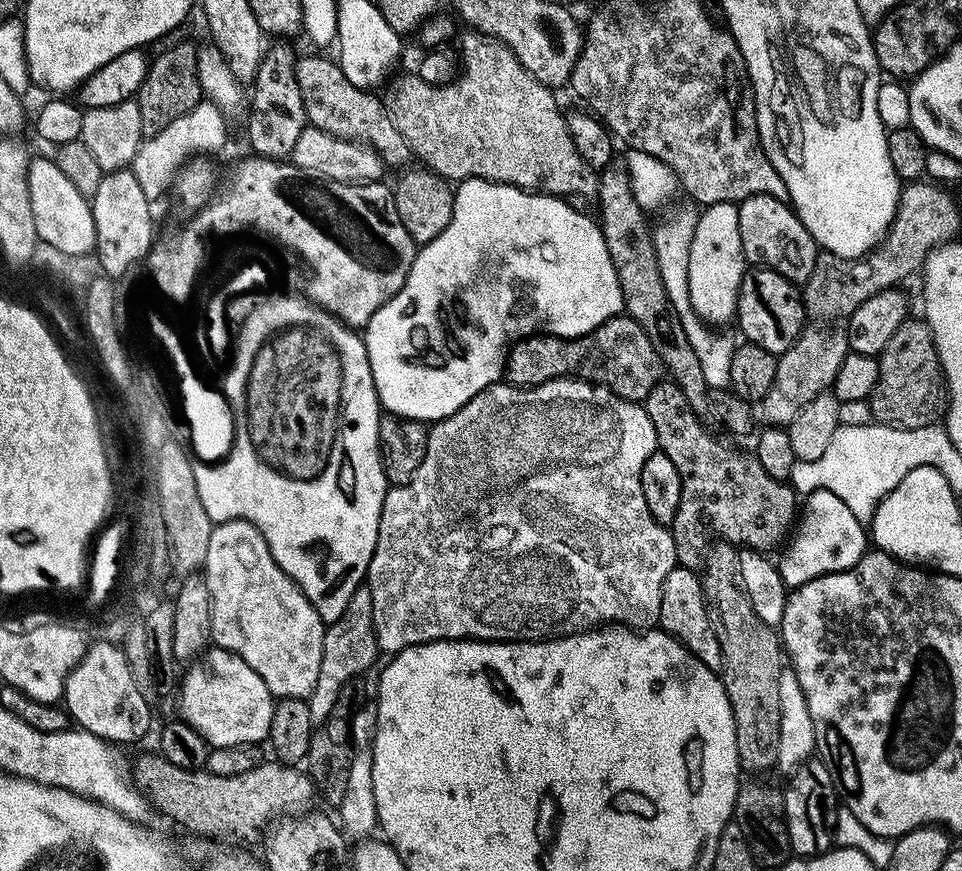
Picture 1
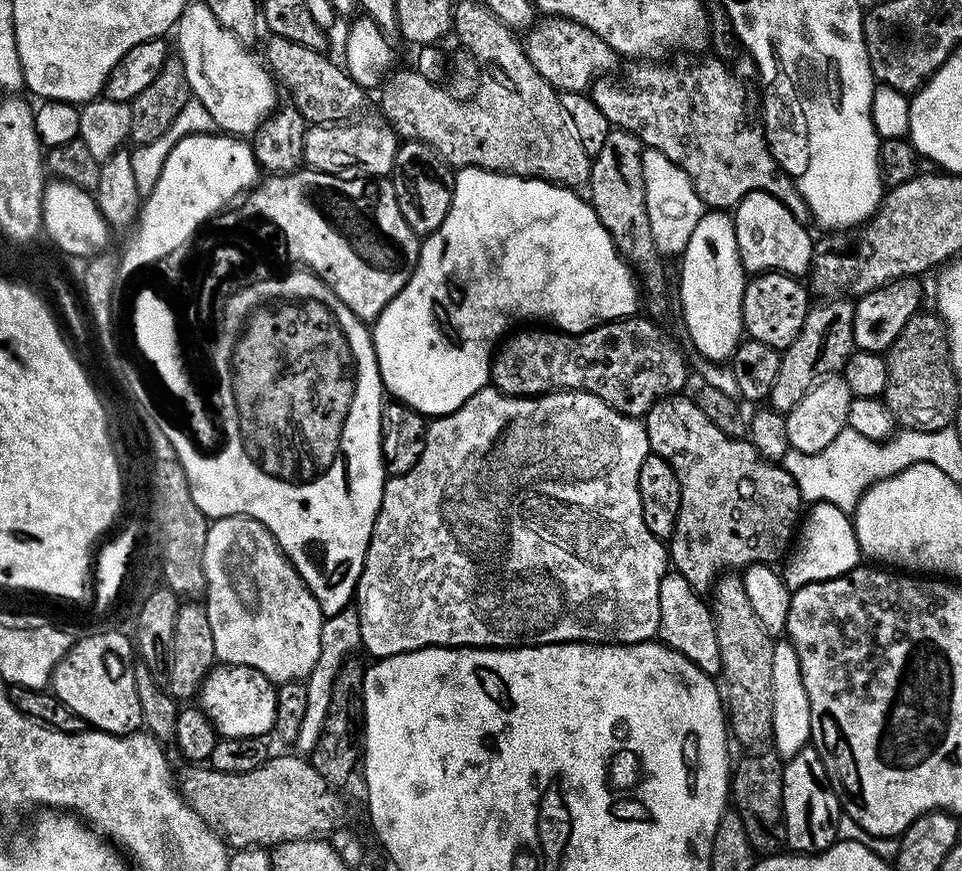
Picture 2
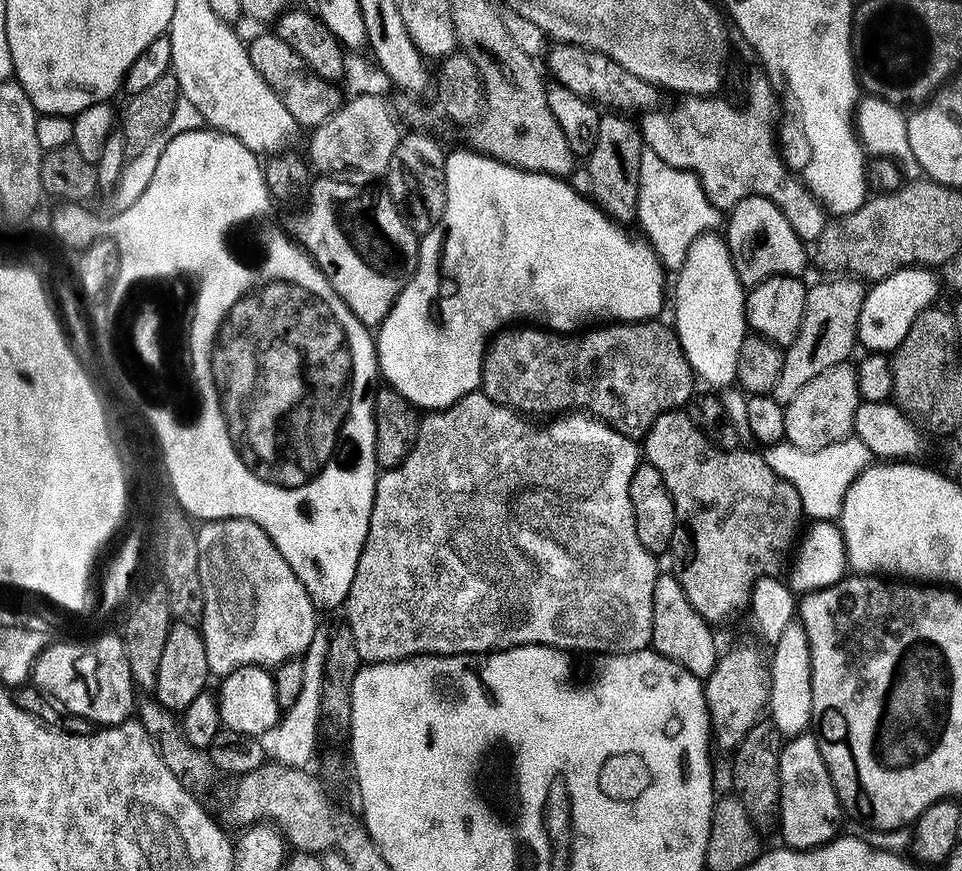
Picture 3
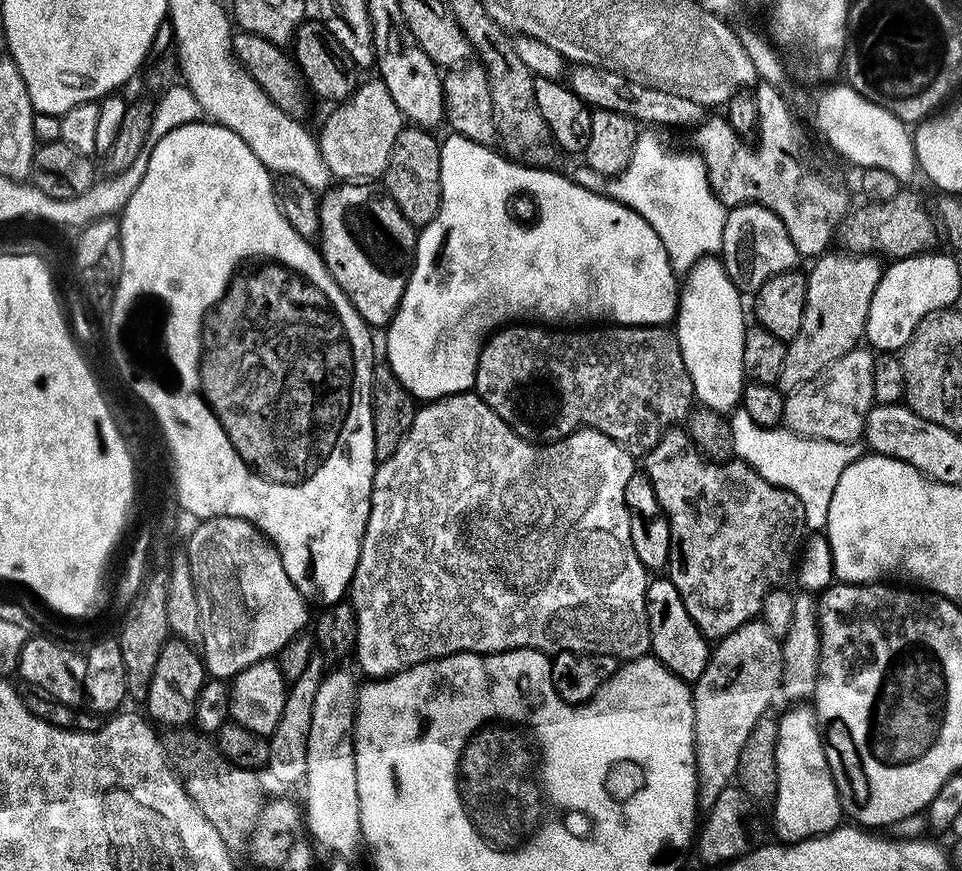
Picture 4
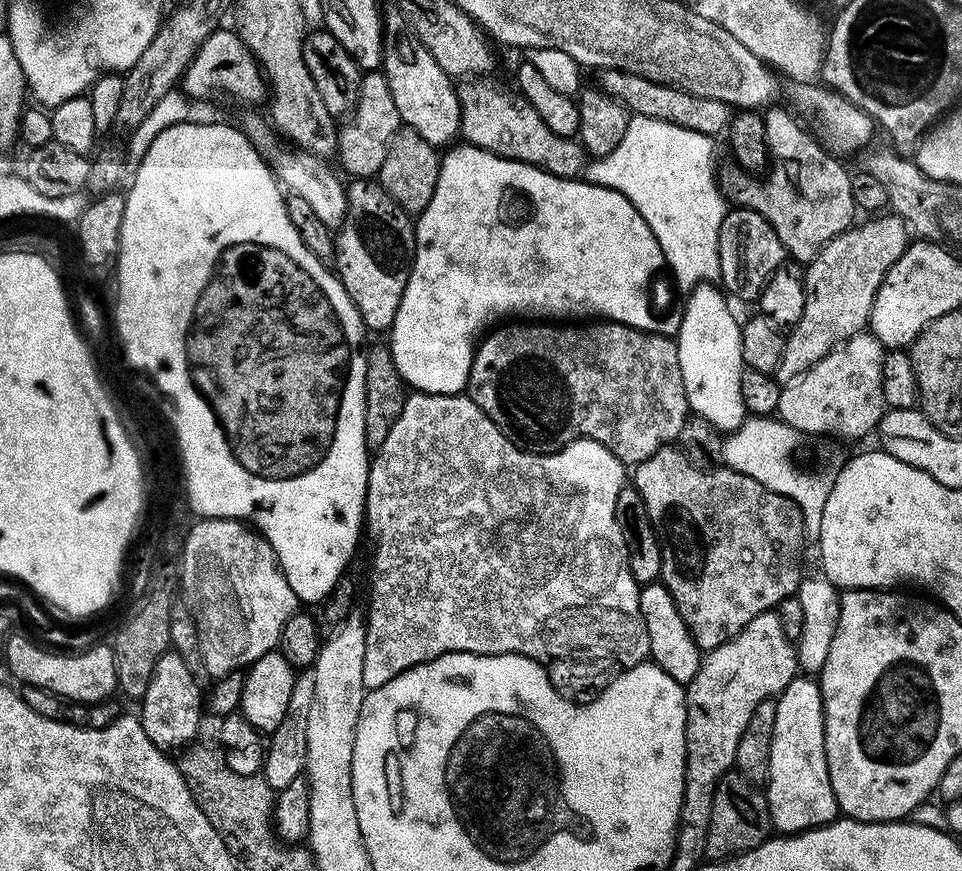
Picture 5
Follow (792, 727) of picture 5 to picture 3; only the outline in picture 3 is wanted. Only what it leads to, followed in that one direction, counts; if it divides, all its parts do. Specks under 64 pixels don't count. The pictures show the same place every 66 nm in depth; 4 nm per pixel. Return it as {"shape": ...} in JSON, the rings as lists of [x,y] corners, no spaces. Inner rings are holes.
{"shape":[[[812,734],[791,737],[780,753],[780,819],[778,836],[789,848],[821,848],[835,840],[840,828],[842,809],[832,785],[819,739]],[[840,828],[840,829],[839,829]]]}

